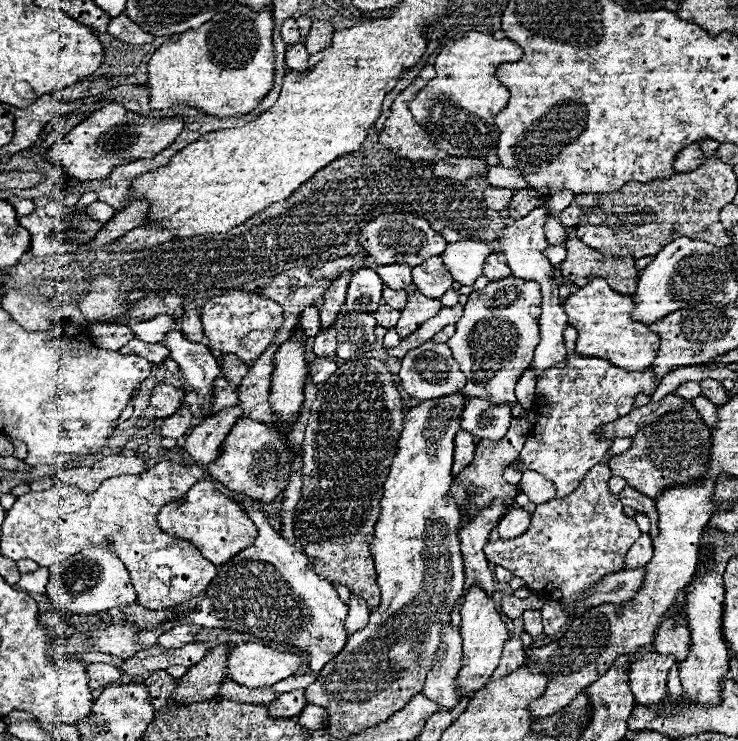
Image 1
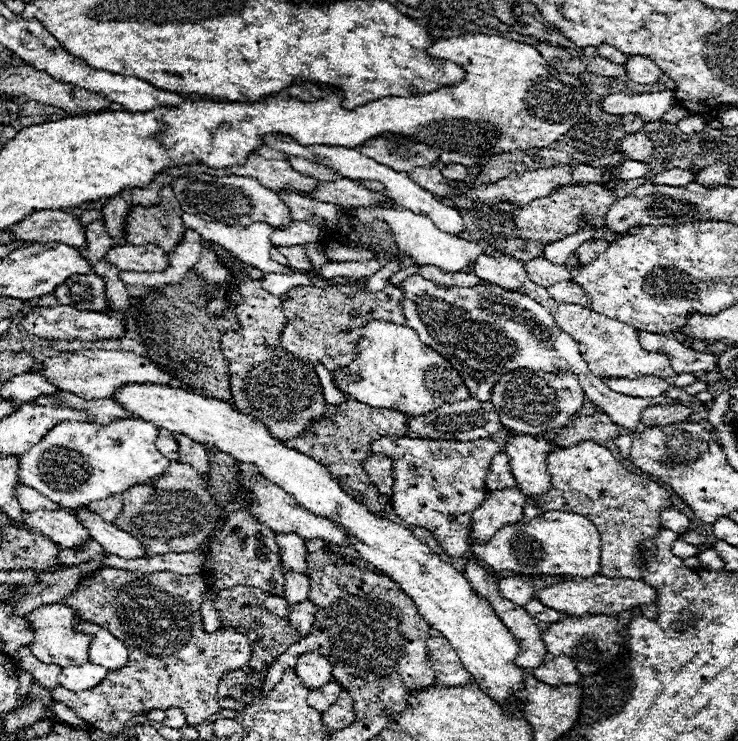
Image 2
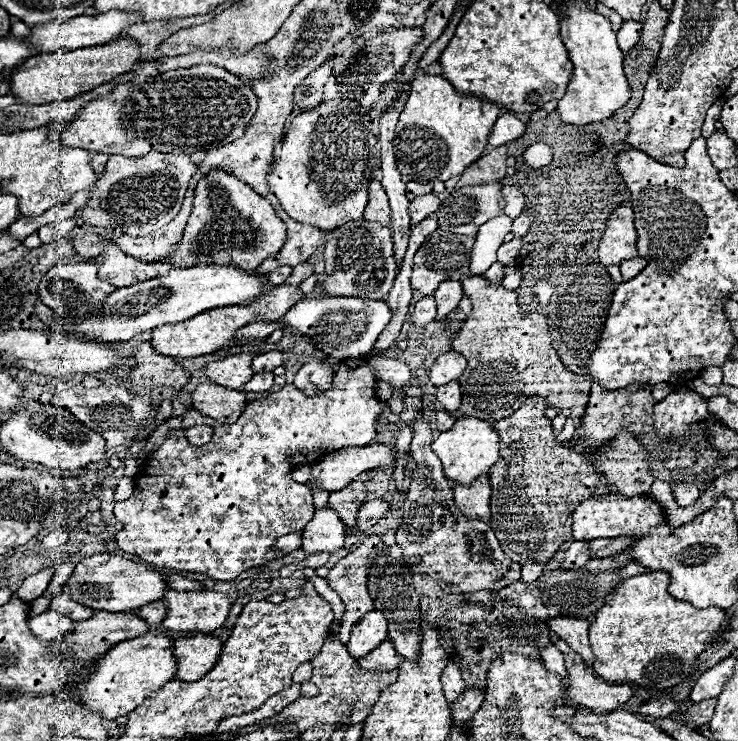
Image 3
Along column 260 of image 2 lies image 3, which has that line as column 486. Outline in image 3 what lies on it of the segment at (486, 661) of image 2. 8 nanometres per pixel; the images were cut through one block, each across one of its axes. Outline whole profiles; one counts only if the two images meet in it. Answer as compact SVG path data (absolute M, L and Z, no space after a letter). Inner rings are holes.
M464 416L464 418L458 418L454 422L452 430L442 432L438 436L438 440L432 442L432 450L442 460L444 474L448 480L452 480L456 484L470 486L478 476L488 474L490 468L498 462L498 458L500 458L498 442L500 440L498 440L498 434L494 432L492 424L488 424L484 420L476 420L472 416Z

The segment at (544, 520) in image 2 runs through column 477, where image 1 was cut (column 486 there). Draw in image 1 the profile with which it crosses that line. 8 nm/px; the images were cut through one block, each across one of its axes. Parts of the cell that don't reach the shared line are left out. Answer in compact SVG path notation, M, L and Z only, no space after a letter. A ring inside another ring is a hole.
M596 464L580 482L580 486L564 496L564 498L554 498L550 502L538 504L532 520L530 520L530 528L514 538L514 540L494 540L488 542L484 546L484 554L490 562L508 568L514 576L520 576L524 580L524 584L530 588L530 592L538 594L540 598L548 600L552 596L552 592L560 594L560 602L562 604L572 604L576 602L574 614L572 616L582 616L586 614L586 610L590 610L592 606L584 604L584 592L588 592L594 584L598 584L604 576L608 574L616 574L624 568L624 560L626 560L626 552L630 550L630 546L640 538L640 530L638 524L634 522L634 518L628 518L622 512L622 502L618 500L616 494L610 492L608 488L608 480L610 480L612 472L608 468L608 464Z

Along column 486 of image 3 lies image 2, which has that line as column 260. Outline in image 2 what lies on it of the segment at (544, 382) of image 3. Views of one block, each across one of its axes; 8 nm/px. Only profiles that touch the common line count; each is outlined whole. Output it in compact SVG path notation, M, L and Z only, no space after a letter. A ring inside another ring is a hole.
M242 282L238 286L242 300L234 308L240 330L226 332L220 338L220 350L230 362L232 400L240 412L256 416L270 432L280 438L294 438L324 414L326 400L322 386L310 364L304 364L280 344L280 334L286 326L284 308L278 296L272 296L260 282Z

